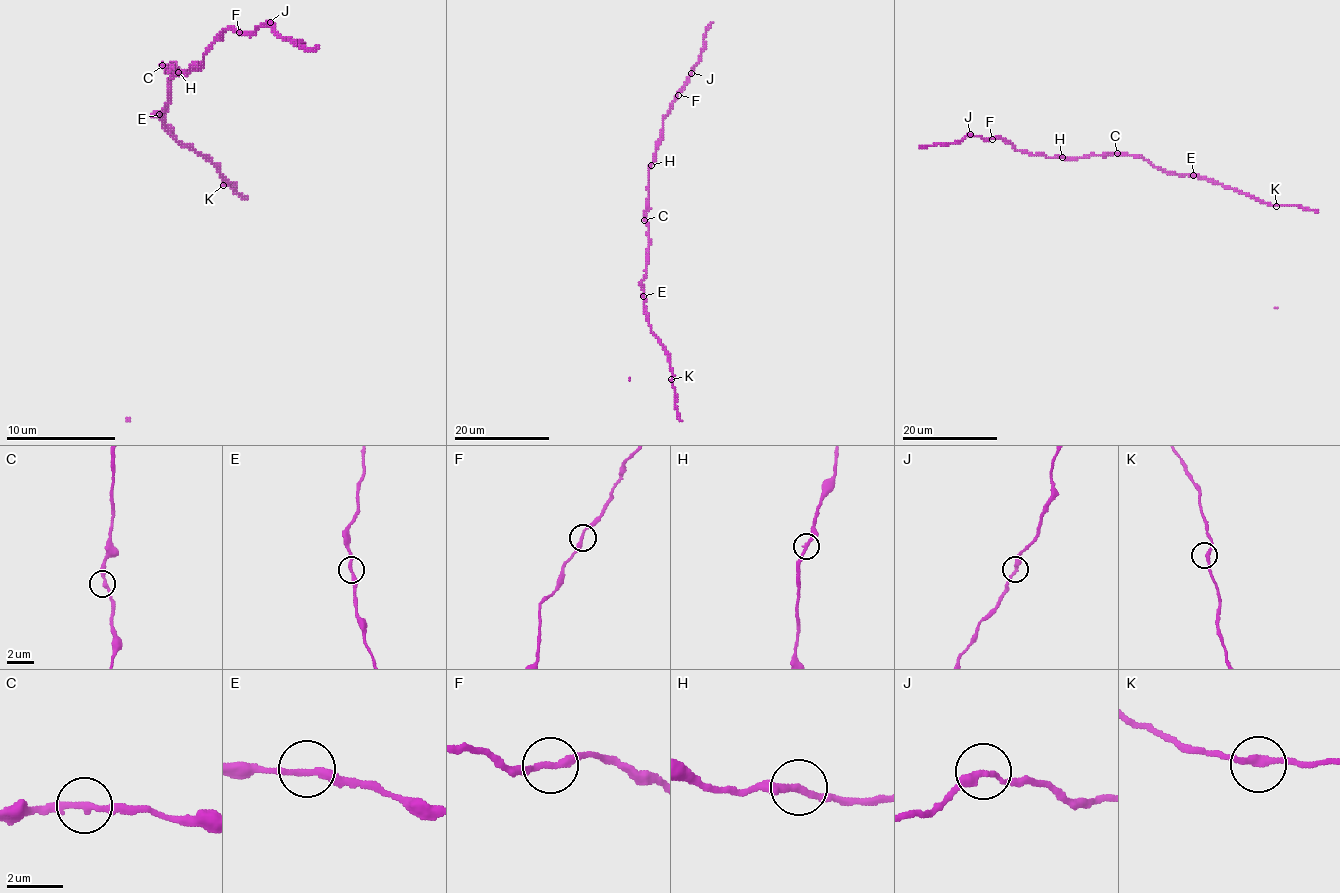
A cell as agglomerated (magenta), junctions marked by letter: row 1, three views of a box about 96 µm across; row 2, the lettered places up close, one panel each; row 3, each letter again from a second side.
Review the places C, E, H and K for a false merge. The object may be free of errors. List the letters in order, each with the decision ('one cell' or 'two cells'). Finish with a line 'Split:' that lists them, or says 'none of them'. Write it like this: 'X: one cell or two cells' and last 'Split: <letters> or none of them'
C: one cell
E: one cell
H: one cell
K: one cell
Split: none of them

